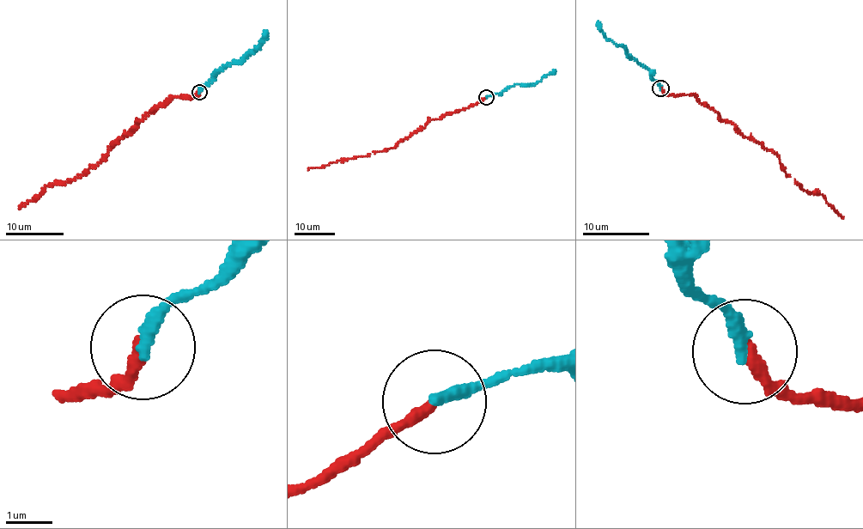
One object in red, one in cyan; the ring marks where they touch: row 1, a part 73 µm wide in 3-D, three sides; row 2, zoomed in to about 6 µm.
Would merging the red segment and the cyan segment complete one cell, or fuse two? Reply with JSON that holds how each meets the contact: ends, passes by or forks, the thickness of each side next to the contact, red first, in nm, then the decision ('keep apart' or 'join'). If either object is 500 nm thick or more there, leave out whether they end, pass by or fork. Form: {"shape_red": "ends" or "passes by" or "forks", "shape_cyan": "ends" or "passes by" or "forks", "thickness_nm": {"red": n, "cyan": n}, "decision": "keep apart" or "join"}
{"shape_red": "ends", "shape_cyan": "ends", "thickness_nm": {"red": 240, "cyan": 280}, "decision": "join"}

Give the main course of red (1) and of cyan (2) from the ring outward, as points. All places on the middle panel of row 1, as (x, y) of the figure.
1: (485, 96), (465, 108), (429, 121), (392, 148), (307, 168)
2: (487, 96), (501, 94), (515, 84), (537, 82), (555, 70)

